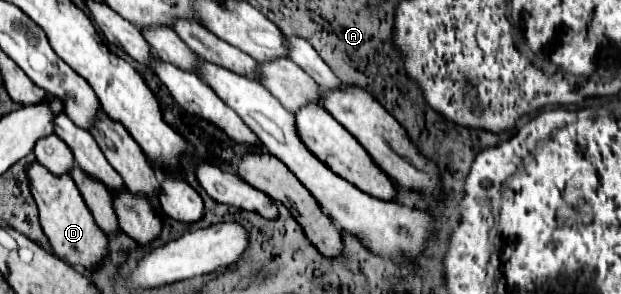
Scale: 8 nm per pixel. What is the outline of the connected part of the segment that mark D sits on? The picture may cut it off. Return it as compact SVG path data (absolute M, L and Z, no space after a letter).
M38 162L28 166L28 176L30 176L30 190L40 210L40 226L50 240L52 252L64 258L72 266L82 266L86 270L98 270L108 256L108 238L96 226L92 214L88 212L88 206L84 204L84 198L76 182L72 182L70 176L50 174Z

